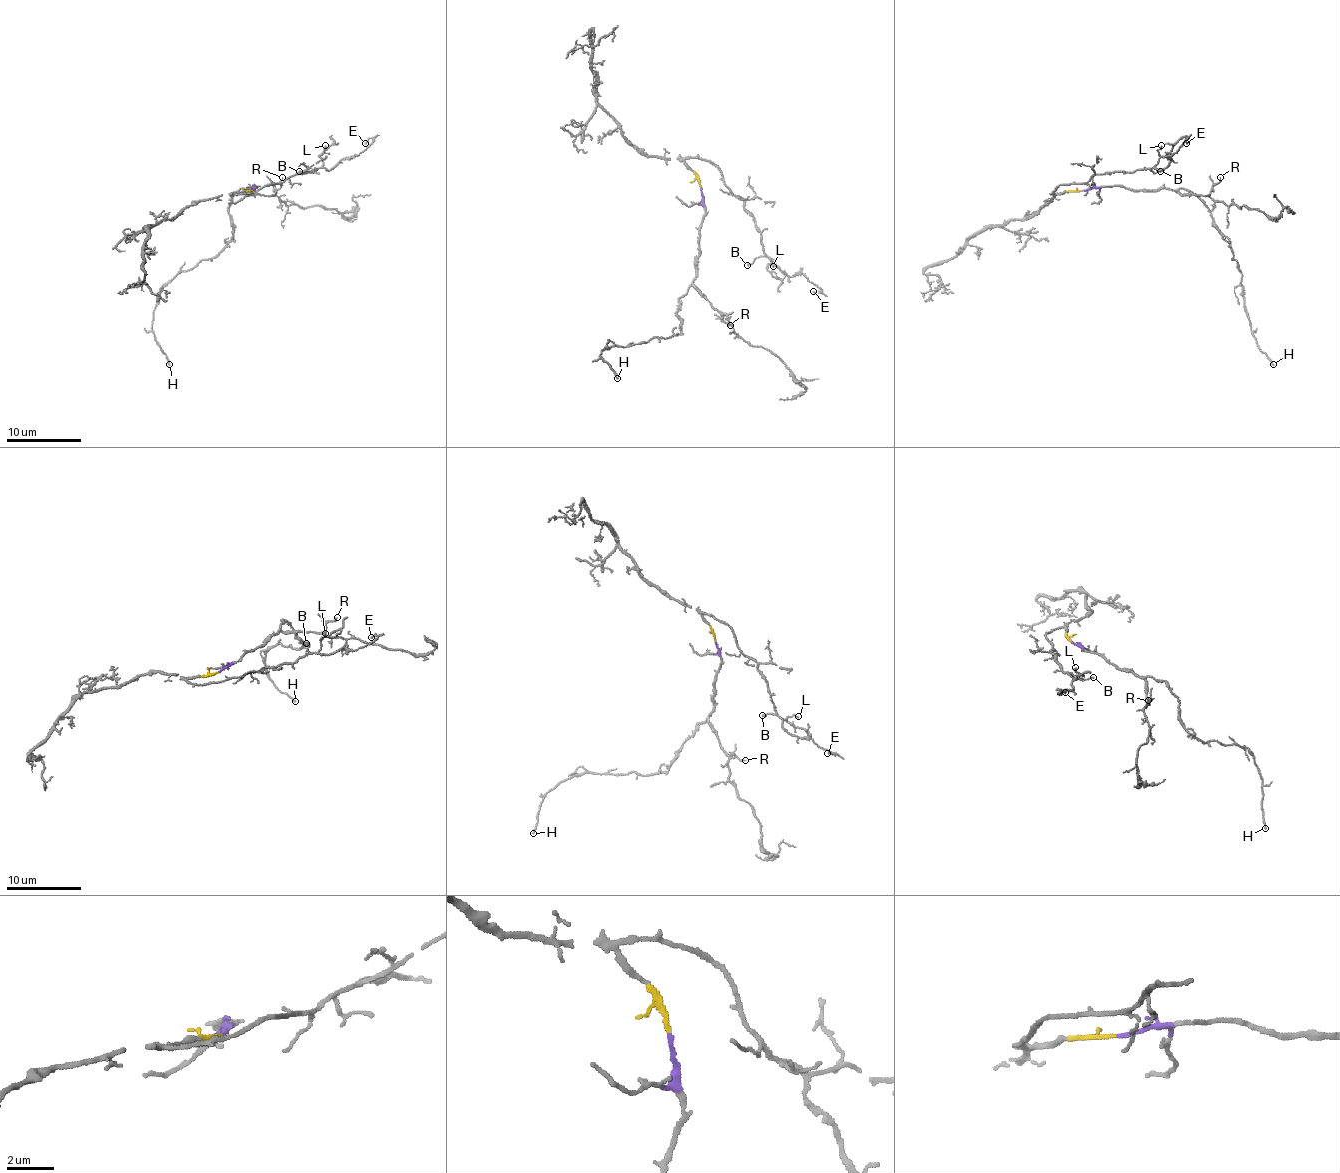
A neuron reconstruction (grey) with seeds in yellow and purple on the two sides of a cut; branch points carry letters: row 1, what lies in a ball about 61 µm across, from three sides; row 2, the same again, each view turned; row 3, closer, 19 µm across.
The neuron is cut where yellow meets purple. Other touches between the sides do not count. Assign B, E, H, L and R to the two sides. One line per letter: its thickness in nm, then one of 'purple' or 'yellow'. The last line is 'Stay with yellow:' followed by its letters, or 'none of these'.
B: 110 nm thick; yellow
E: 110 nm thick; yellow
H: 160 nm thick; purple
L: 120 nm thick; yellow
R: 140 nm thick; purple
Stay with yellow: B, E, L

